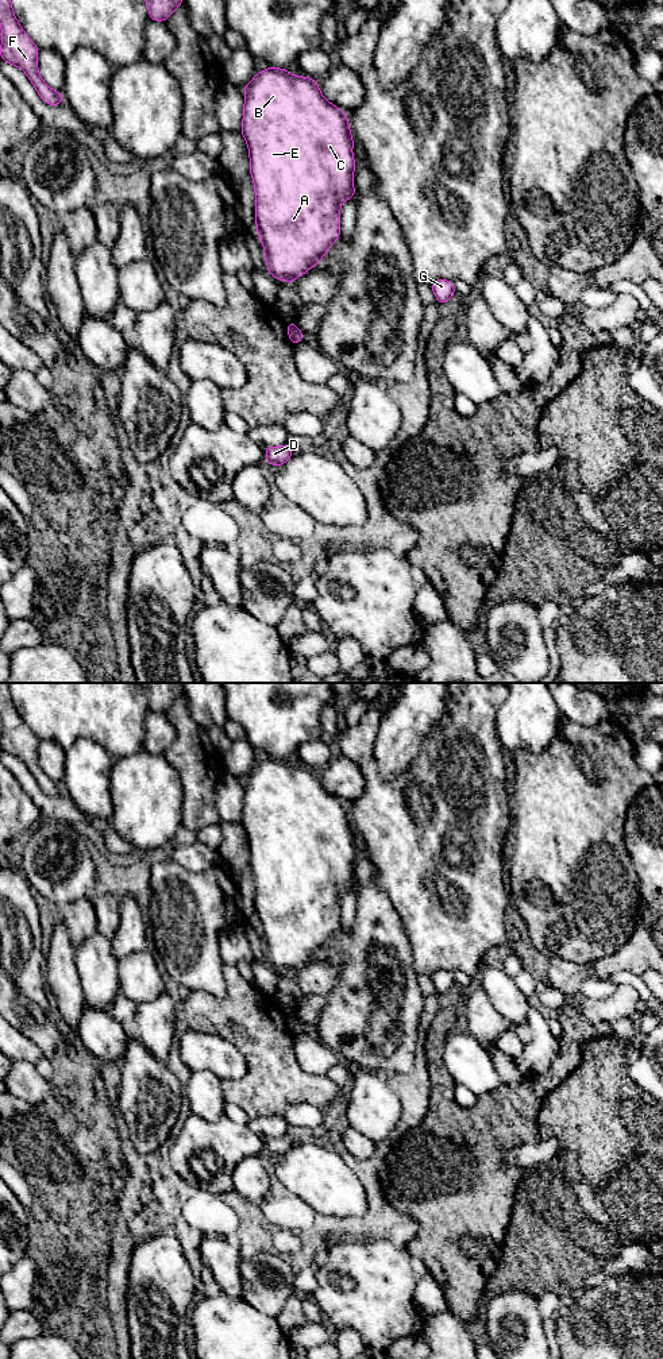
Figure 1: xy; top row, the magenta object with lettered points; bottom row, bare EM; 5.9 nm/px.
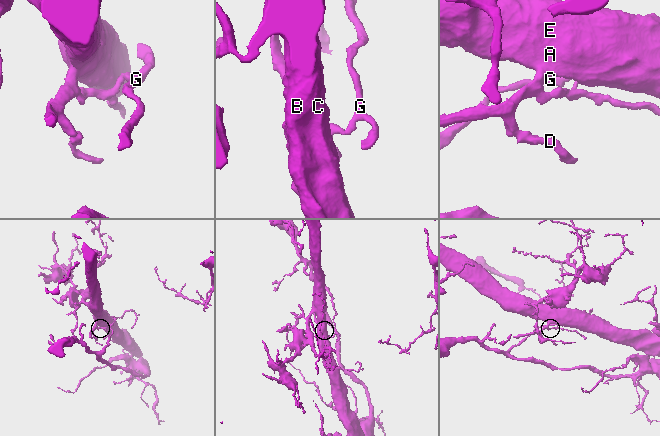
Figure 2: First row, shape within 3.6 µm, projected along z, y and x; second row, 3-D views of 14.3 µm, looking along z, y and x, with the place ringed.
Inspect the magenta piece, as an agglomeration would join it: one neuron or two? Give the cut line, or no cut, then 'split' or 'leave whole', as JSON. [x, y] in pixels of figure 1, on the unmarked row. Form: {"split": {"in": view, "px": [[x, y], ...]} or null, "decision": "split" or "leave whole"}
{"split": {"in": "xy", "px": [[288, 1014], [296, 1020]]}, "decision": "split"}

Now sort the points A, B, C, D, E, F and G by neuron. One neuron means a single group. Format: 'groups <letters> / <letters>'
groups A B C D E F / G

